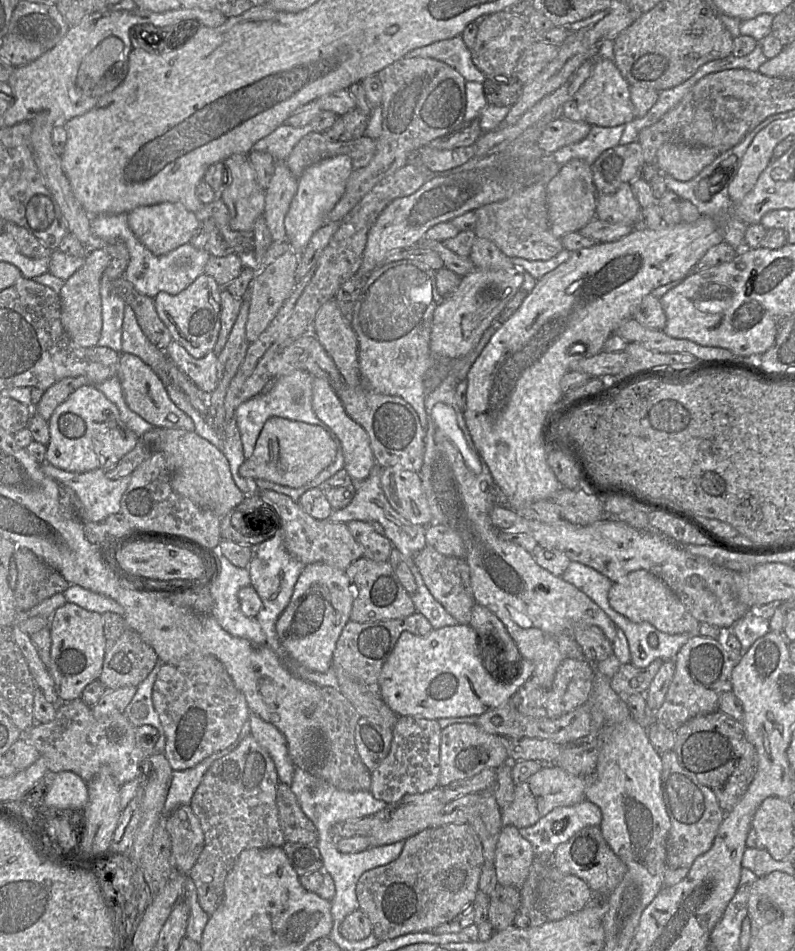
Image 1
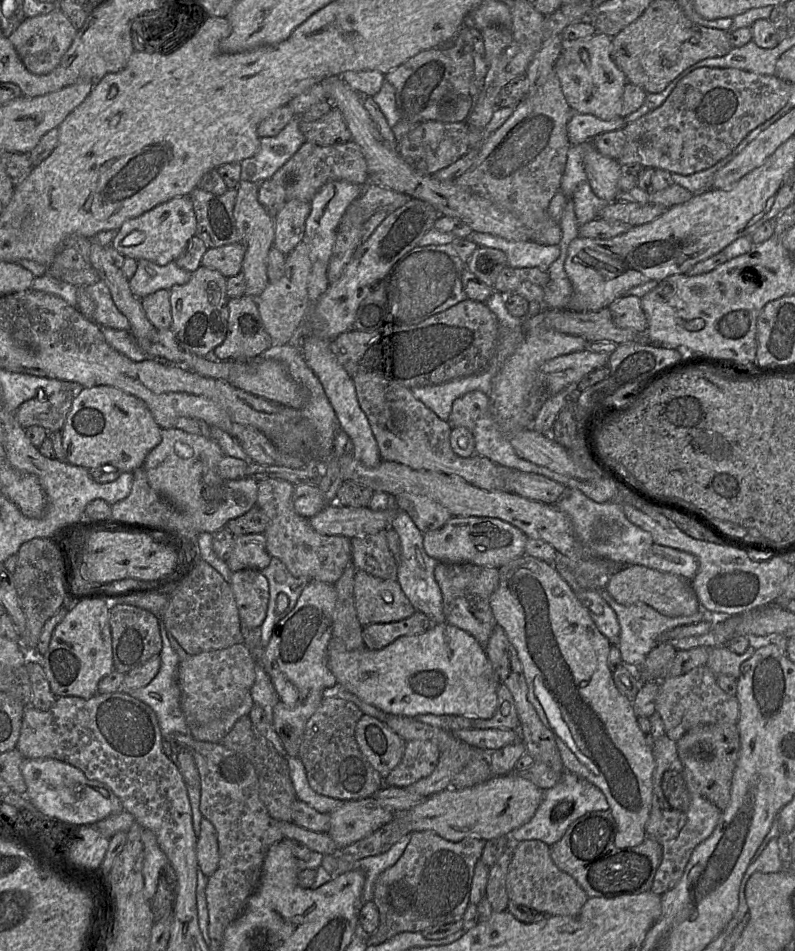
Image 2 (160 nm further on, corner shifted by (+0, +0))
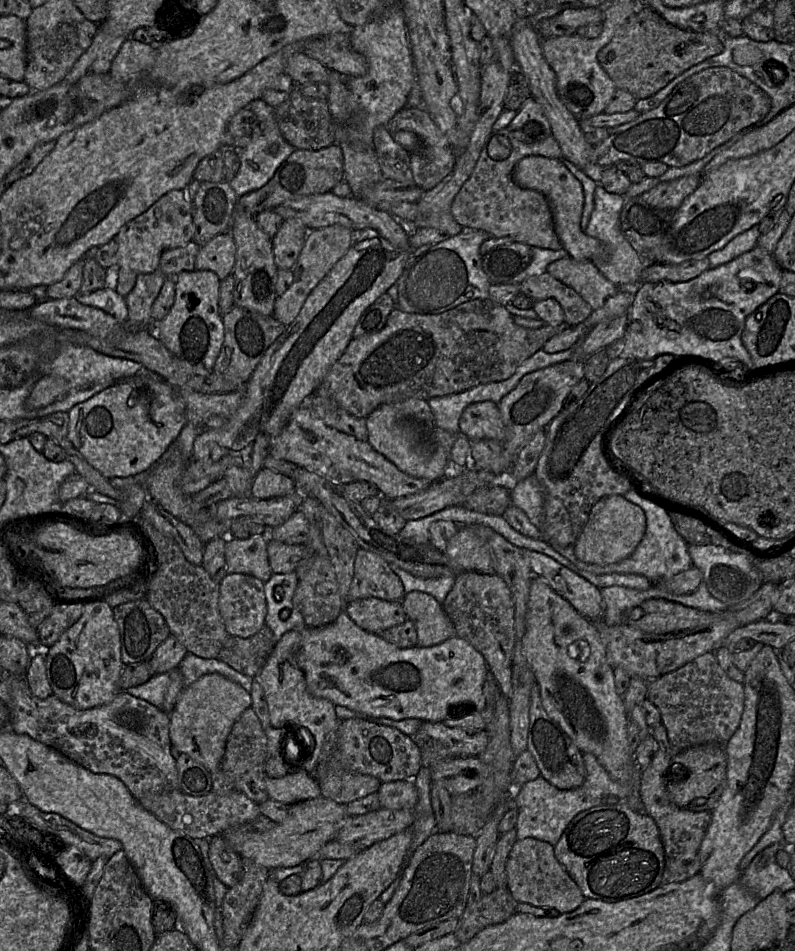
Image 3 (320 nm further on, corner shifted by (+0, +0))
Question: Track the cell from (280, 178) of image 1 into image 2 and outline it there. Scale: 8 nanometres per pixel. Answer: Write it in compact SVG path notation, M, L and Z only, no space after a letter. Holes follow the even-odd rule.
M286 200L282 209L274 216L274 246L288 255L304 236L305 221L310 204L300 200Z

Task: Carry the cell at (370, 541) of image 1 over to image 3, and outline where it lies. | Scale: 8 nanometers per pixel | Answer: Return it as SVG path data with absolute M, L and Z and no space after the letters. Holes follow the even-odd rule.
M359 547L348 601L377 597L387 601L401 601L404 586L389 563L378 554Z

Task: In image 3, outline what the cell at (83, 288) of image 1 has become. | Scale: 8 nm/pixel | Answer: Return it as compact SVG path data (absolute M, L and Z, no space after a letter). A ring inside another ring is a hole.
M175 189L161 196L145 212L123 225L116 234L116 267L128 268L137 274L157 271L163 251L185 246L193 240L192 205L186 190Z

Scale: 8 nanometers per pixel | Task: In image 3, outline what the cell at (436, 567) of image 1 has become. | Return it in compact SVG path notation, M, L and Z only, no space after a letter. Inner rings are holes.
M461 571L442 607L452 621L456 635L468 641L484 657L490 674L507 698L512 691L514 649L514 600L505 581L497 574Z

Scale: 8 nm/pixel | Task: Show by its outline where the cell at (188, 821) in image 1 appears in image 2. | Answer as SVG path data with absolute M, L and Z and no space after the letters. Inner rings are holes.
M204 817L201 820L200 833L196 840L196 855L199 870L210 877L219 863L218 838L215 827Z

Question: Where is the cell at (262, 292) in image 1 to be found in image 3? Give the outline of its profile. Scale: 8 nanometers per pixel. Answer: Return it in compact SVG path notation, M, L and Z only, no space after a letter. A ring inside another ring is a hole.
M340 225L310 230L303 248L292 268L293 283L281 295L278 295L272 316L286 327L289 326L301 311L311 291L330 272L334 265L345 255L353 244L354 232Z

